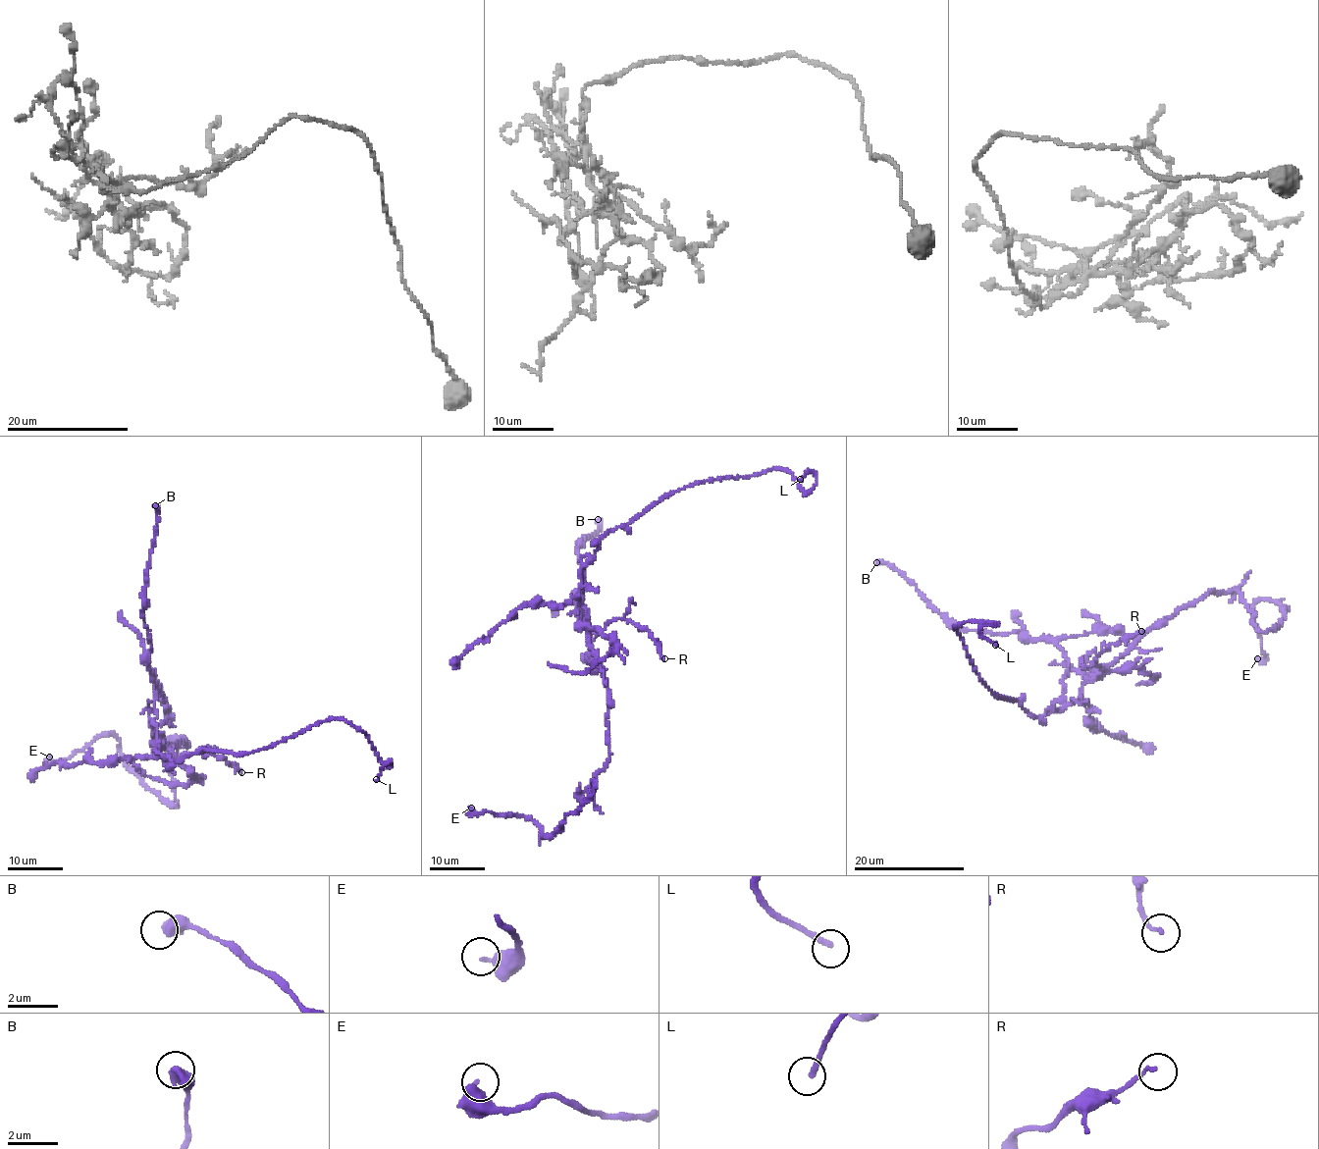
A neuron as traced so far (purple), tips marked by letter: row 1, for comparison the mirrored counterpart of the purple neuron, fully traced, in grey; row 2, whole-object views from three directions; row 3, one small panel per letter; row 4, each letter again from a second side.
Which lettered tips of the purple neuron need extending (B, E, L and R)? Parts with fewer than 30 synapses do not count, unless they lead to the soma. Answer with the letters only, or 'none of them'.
L

